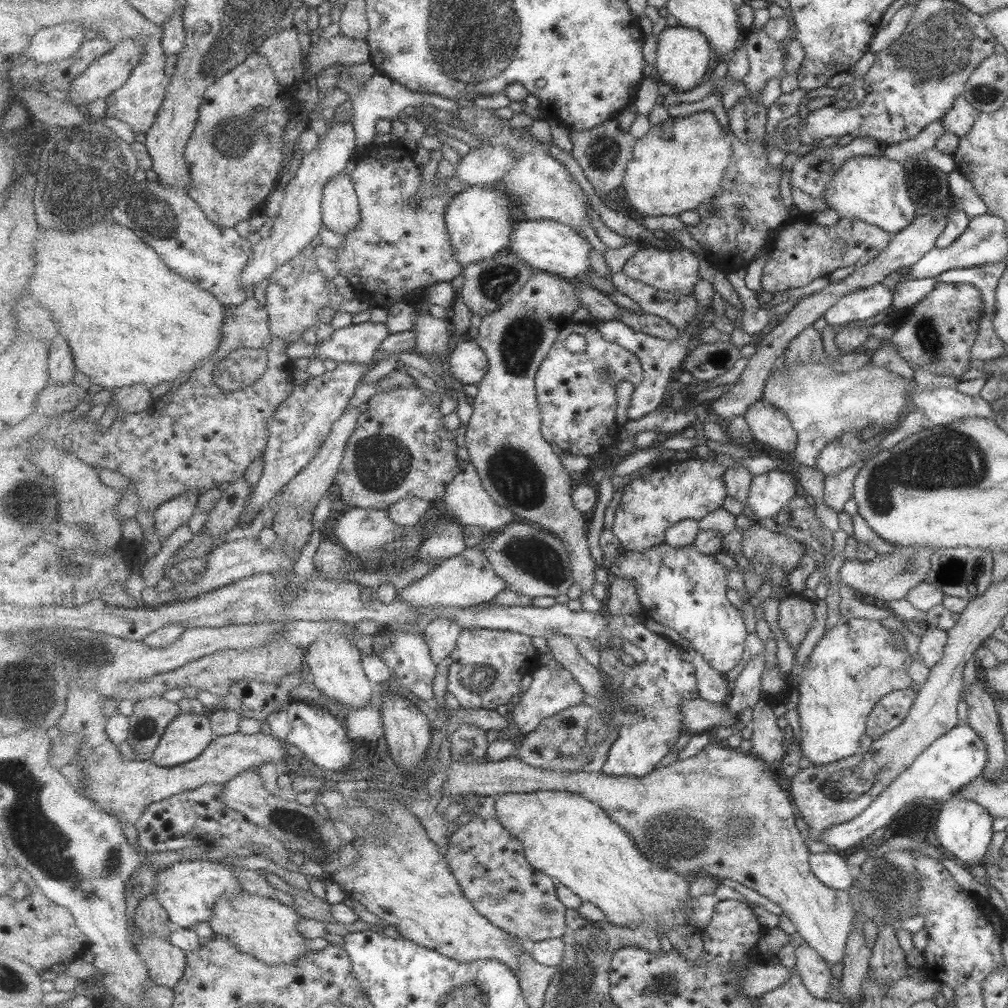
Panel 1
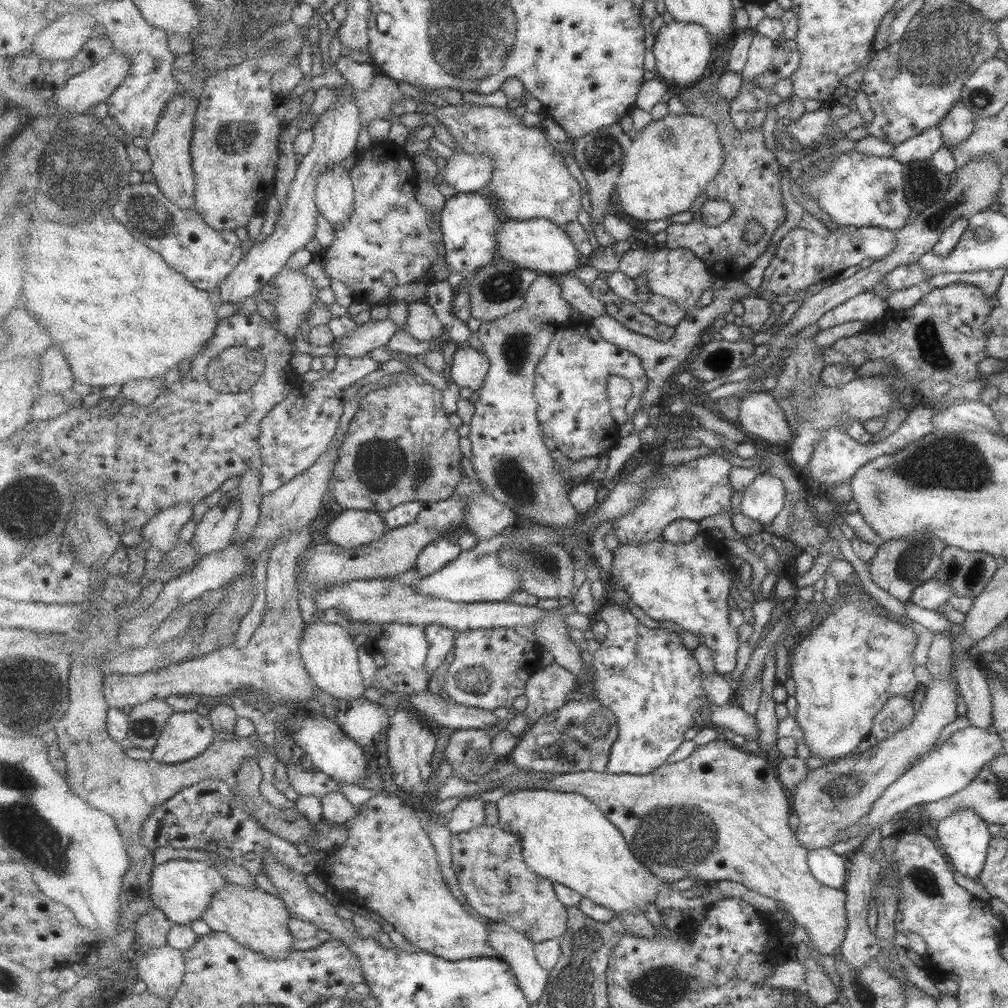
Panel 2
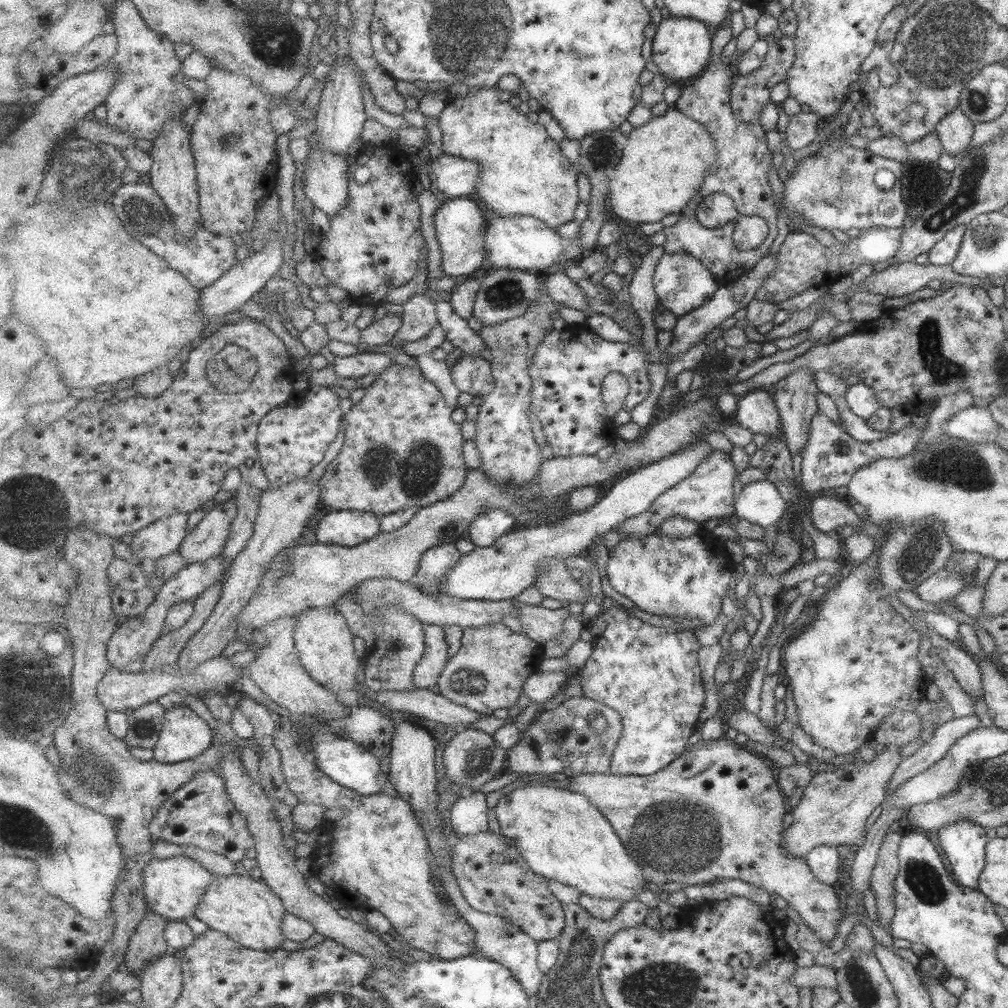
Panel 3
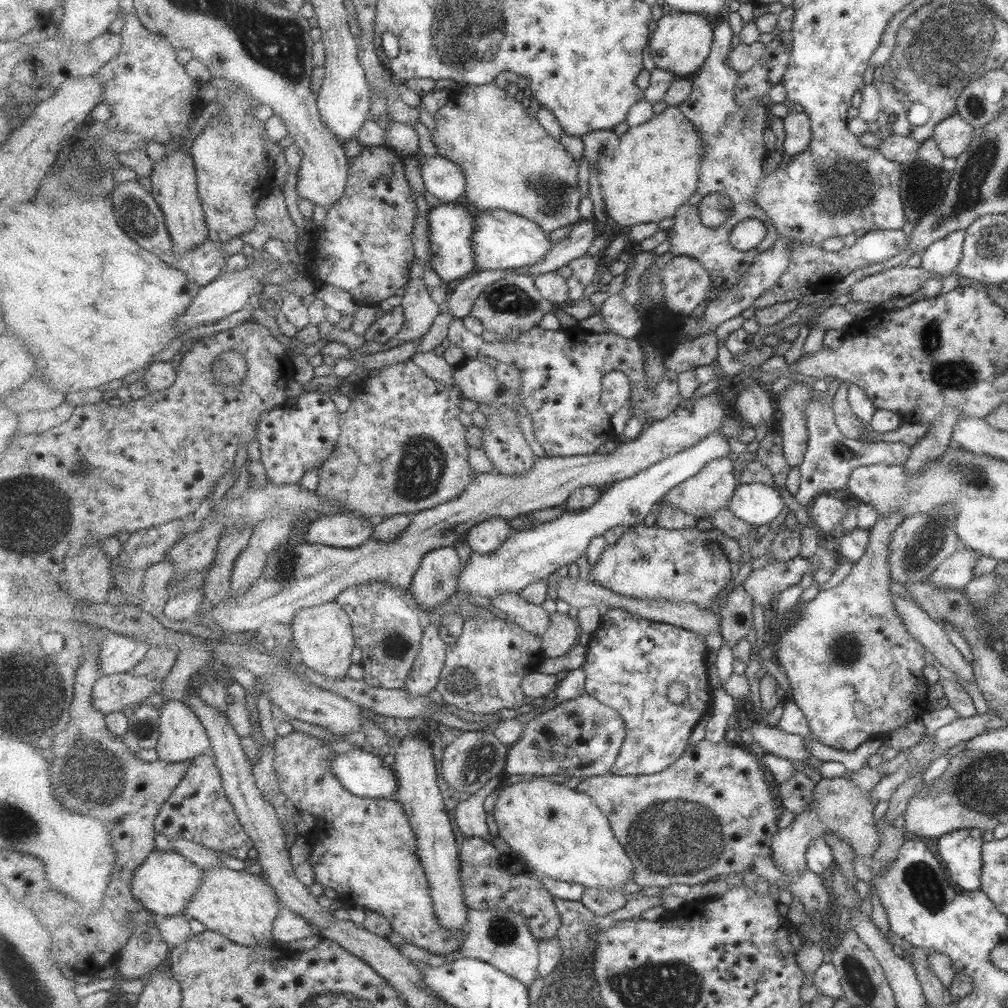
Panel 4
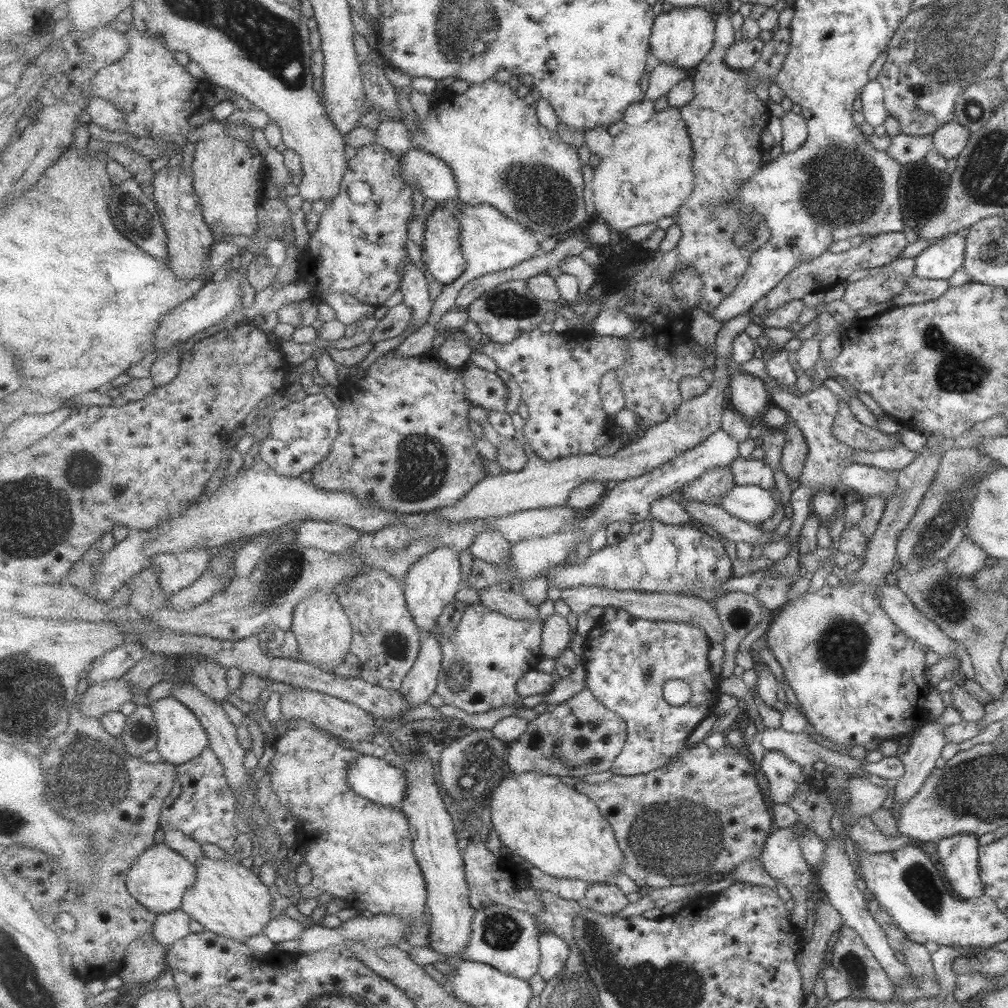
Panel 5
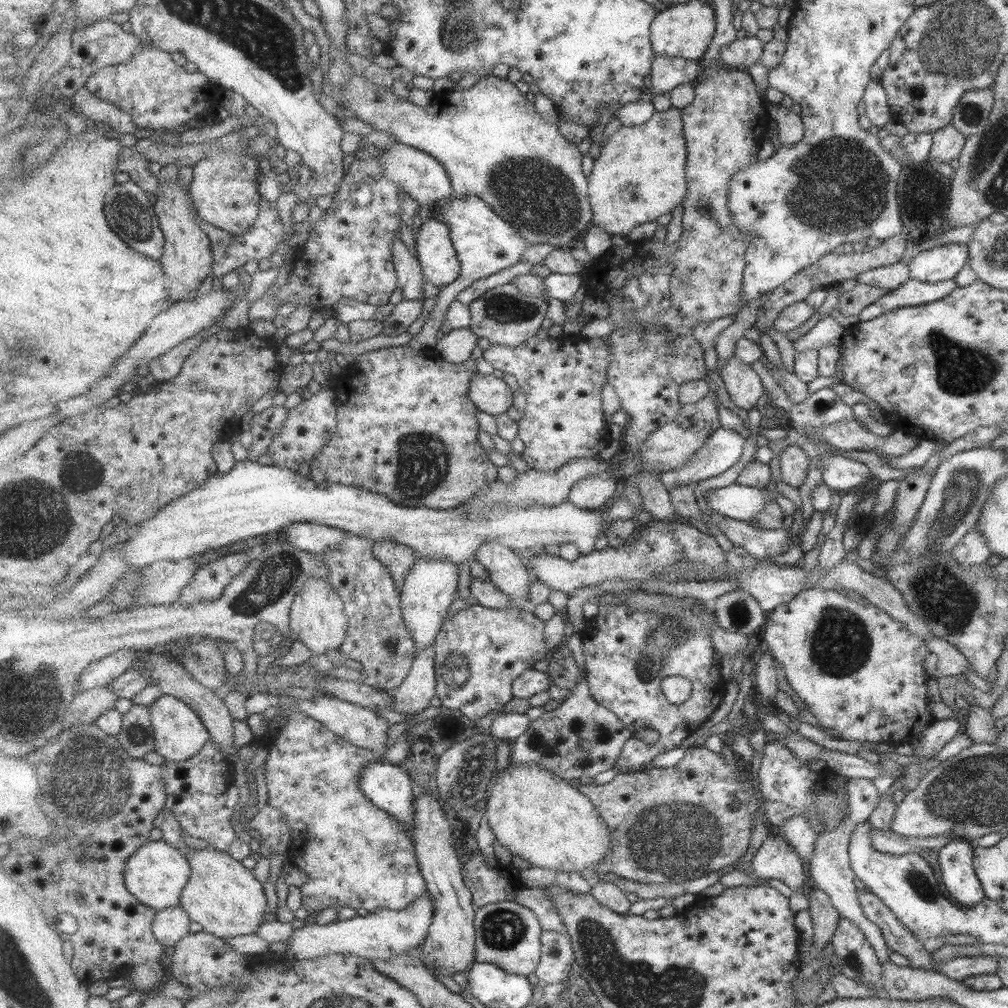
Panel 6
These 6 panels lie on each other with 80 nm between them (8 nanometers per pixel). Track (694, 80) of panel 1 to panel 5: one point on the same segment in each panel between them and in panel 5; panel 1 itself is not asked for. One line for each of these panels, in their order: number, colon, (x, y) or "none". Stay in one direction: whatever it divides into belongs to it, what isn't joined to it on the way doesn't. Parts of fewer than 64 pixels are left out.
2: (682, 50)
3: (682, 47)
4: (681, 42)
5: (682, 36)

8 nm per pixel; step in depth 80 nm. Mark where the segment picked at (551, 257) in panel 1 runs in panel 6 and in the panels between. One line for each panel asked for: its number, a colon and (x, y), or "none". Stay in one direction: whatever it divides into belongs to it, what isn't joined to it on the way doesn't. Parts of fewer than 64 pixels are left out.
2: (540, 245)
3: (525, 243)
4: (502, 241)
5: (493, 242)
6: (485, 244)

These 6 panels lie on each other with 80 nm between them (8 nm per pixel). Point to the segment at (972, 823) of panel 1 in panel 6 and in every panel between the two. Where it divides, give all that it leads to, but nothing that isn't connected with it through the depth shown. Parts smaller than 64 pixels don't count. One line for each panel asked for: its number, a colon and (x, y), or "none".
2: (963, 836)
3: (962, 843)
4: (960, 850)
5: (958, 854)
6: (958, 875)

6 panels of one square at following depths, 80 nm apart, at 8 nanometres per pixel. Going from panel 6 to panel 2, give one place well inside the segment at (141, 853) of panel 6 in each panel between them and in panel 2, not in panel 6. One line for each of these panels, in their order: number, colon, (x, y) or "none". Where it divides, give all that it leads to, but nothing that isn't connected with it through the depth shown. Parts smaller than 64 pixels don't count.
2: (183, 889)
3: (173, 887)
4: (165, 883)
5: (159, 879)

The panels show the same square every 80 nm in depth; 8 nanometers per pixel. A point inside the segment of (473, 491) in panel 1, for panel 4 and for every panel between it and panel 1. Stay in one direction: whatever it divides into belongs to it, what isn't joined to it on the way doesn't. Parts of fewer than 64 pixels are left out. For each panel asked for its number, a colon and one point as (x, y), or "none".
2: (486, 517)
3: (486, 530)
4: (486, 537)

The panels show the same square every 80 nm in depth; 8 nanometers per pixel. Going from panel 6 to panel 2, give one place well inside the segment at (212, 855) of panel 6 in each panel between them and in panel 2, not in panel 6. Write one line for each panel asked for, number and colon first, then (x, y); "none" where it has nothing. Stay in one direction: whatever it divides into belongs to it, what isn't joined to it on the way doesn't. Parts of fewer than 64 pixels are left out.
2: (258, 920)
3: (247, 909)
4: (242, 906)
5: (228, 899)

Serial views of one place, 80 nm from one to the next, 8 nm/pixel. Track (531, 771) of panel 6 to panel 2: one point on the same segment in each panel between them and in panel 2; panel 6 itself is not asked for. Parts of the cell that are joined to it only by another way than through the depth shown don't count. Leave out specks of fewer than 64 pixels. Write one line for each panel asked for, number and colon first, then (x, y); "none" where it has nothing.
2: (567, 839)
3: (562, 836)
4: (558, 831)
5: (554, 826)

